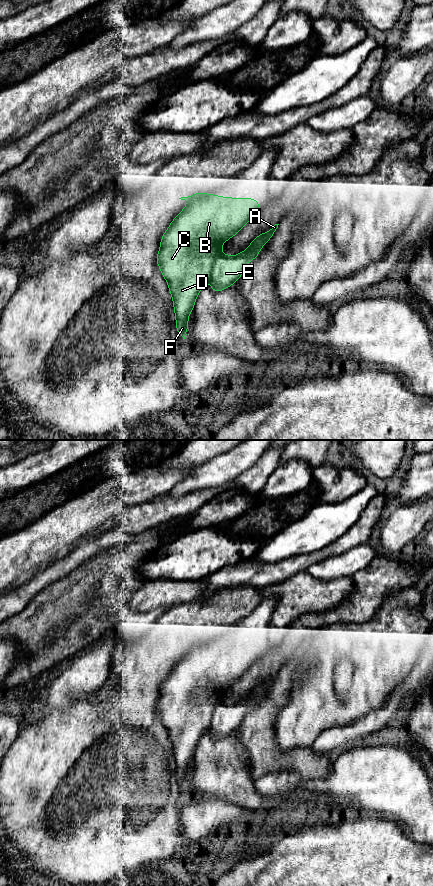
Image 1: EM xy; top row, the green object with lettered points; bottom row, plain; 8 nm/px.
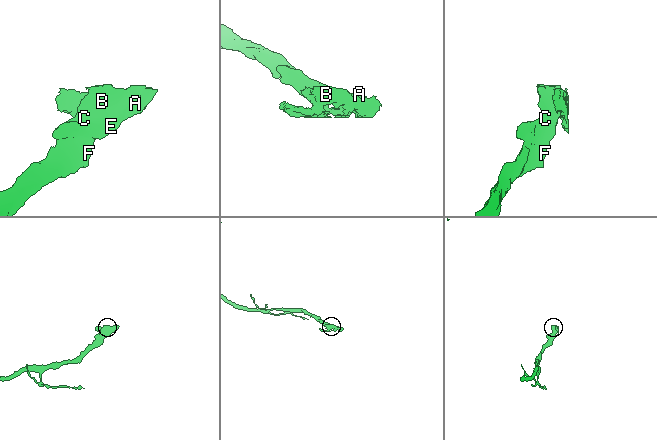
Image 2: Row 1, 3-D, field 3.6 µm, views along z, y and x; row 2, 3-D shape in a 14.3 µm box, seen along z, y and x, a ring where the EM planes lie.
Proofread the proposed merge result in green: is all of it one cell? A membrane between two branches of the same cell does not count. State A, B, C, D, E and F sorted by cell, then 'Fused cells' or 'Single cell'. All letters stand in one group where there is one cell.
Groups: A E / B C D F. Fused cells

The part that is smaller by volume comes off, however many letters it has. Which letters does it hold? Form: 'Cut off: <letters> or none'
Cut off: A, E

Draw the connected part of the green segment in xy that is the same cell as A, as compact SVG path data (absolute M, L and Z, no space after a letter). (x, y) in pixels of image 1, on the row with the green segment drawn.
M275 224L264 234L258 235L249 245L249 247L235 255L225 255L221 252L222 244L216 248L215 259L209 282L213 291L222 291L233 285L242 275L246 265L250 260L259 255L259 251L265 243L274 235L279 224Z

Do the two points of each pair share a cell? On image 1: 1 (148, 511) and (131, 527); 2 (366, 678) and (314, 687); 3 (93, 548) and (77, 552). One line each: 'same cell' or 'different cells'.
1: same cell
2: same cell
3: same cell

